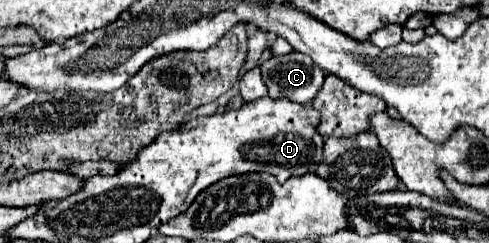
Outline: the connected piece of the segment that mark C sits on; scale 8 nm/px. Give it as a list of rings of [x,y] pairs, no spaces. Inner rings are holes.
[[[301,52],[273,56],[261,64],[261,74],[271,98],[285,96],[303,104],[317,96],[325,80],[323,68]]]

